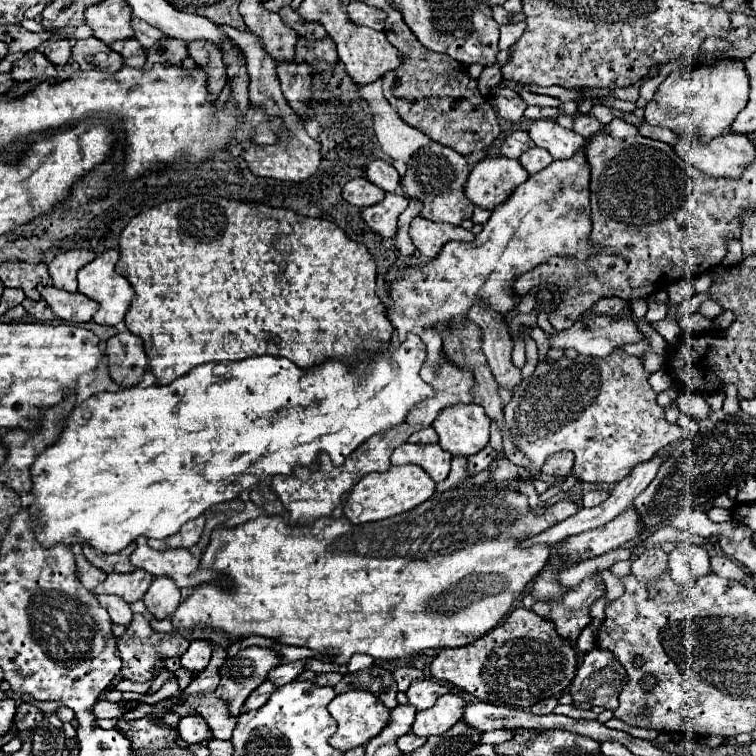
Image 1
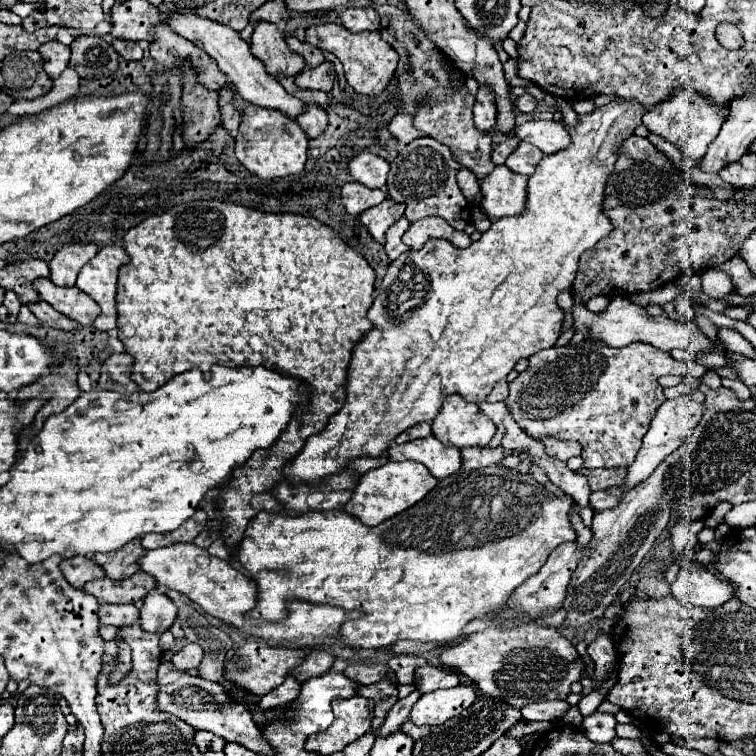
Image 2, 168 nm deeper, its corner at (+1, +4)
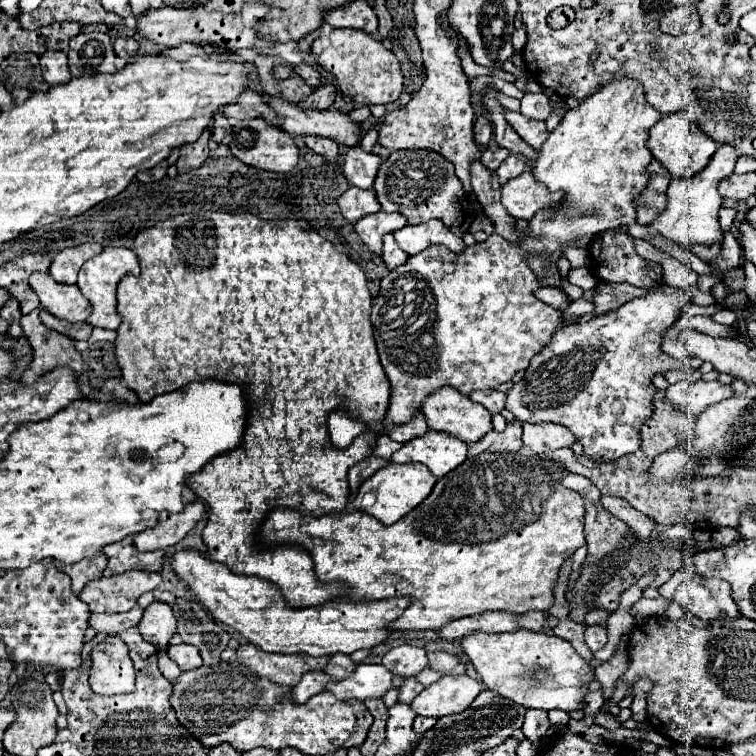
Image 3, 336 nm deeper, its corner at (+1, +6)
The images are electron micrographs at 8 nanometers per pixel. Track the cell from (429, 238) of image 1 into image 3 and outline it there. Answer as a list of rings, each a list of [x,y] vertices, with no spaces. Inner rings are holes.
[[[431,219],[423,225],[405,225],[395,233],[395,241],[407,255],[417,255],[429,245],[445,245],[453,253],[463,253],[465,249],[463,239],[445,229],[439,219]]]

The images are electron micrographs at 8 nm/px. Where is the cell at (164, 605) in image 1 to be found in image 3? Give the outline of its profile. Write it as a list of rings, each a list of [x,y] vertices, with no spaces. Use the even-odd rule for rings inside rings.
[[[155,601],[145,609],[145,615],[141,623],[137,625],[139,633],[143,635],[145,641],[155,645],[157,649],[167,649],[169,639],[177,631],[177,619],[171,611],[171,605]]]

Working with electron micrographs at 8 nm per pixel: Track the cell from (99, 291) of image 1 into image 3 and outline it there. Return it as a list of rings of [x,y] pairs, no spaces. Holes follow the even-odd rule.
[[[105,247],[99,255],[95,255],[93,259],[83,263],[83,267],[79,271],[77,287],[81,289],[81,293],[85,295],[85,299],[93,307],[91,315],[85,319],[89,325],[103,327],[103,329],[113,329],[113,331],[119,327],[121,317],[117,315],[117,295],[115,295],[115,291],[117,291],[117,283],[125,275],[139,275],[139,261],[137,261],[137,255],[131,249]]]

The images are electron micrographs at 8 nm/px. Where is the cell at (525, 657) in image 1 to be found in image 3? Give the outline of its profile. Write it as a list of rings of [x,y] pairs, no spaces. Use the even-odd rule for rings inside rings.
[[[527,629],[497,635],[471,633],[461,645],[475,671],[481,675],[483,685],[525,709],[577,711],[583,707],[583,699],[589,693],[587,685],[595,681],[593,667],[577,655],[569,641],[555,635]]]

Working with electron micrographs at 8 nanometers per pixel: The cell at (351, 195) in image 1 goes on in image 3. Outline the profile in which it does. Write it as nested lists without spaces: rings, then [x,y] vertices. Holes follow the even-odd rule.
[[[349,187],[341,199],[339,199],[339,207],[343,217],[349,223],[357,223],[359,219],[363,219],[365,215],[371,213],[379,213],[381,205],[377,203],[377,197],[373,195],[373,191],[365,191],[365,189],[357,189],[357,187]]]

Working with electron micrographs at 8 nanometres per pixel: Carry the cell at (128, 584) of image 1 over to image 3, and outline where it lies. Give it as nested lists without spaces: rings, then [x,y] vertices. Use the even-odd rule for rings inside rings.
[[[125,571],[87,583],[79,599],[89,605],[91,613],[121,613],[129,611],[143,593],[157,589],[159,583],[159,573]]]

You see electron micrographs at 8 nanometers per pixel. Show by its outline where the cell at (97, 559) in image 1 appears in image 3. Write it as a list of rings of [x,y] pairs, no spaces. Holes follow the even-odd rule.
[[[125,537],[117,543],[109,543],[103,549],[105,557],[109,559],[103,575],[111,577],[123,571],[131,569],[141,569],[141,571],[161,571],[163,565],[163,555],[165,551],[151,551],[151,553],[141,553],[133,547],[133,537]]]

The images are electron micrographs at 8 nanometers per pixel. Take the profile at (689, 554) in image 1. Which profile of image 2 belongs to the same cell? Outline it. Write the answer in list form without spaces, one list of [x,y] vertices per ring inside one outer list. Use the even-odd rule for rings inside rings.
[[[693,565],[679,571],[677,579],[671,583],[671,593],[685,605],[713,609],[729,601],[733,589],[727,581],[717,579],[707,567]]]

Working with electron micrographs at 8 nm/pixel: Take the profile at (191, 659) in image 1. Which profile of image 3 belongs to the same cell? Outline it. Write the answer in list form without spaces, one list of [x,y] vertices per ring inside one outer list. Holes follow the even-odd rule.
[[[185,643],[169,645],[167,655],[181,667],[181,671],[191,671],[191,669],[197,669],[203,665],[199,649],[193,645],[185,645]]]

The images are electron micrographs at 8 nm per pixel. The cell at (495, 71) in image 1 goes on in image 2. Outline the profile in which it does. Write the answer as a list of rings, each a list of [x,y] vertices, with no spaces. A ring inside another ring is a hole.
[[[483,85],[483,87],[479,87],[475,97],[477,97],[475,107],[473,107],[475,125],[481,131],[489,131],[497,121],[497,107],[495,107],[495,99],[493,99],[495,93],[489,89],[489,85]]]

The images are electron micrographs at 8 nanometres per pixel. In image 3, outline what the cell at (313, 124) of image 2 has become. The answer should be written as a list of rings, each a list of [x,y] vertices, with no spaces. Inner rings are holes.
[[[303,137],[307,147],[313,149],[315,153],[323,155],[325,157],[325,163],[327,165],[337,165],[337,157],[339,157],[339,145],[331,139],[315,139],[315,137]]]

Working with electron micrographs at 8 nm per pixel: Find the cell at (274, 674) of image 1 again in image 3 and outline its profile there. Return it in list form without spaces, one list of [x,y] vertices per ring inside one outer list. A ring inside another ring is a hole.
[[[337,653],[337,655],[331,655],[329,657],[329,667],[325,667],[325,673],[327,675],[333,675],[335,679],[347,679],[353,671],[355,671],[357,663],[351,661],[349,655],[343,655],[343,653]]]

